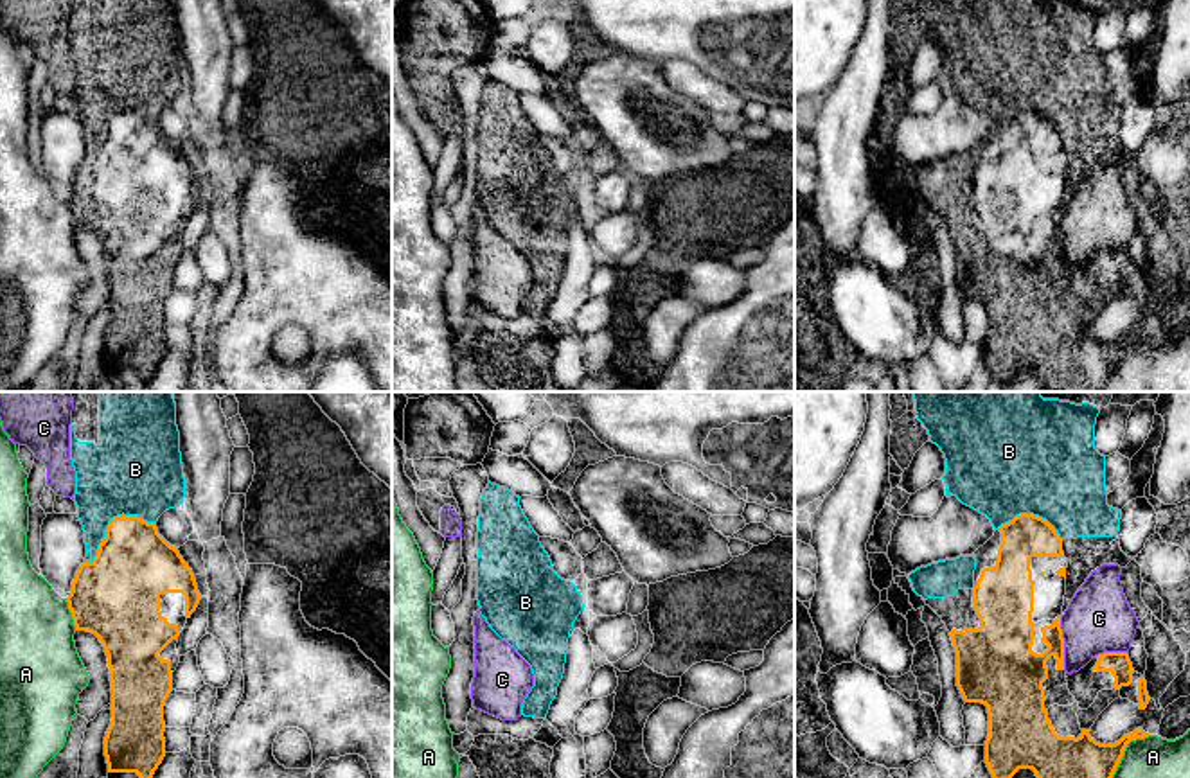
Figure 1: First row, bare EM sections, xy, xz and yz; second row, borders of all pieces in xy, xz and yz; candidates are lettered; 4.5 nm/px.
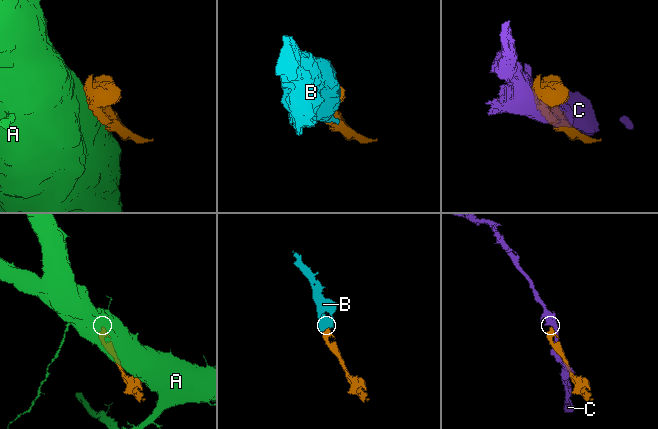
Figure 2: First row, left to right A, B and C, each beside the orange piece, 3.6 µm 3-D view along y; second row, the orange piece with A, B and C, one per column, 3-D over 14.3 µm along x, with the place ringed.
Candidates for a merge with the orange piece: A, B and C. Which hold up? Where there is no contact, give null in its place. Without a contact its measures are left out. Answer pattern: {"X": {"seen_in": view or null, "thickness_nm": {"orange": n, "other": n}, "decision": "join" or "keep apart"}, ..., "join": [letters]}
{"A": {"seen_in": "yz", "thickness_nm": {"orange": 300, "other": 360}, "decision": "keep apart"}, "B": {"seen_in": "xy", "thickness_nm": {"orange": 360, "other": 380}, "decision": "join"}, "C": {"seen_in": "yz", "thickness_nm": {"orange": 260, "other": 300}, "decision": "keep apart"}, "join": ["B"]}

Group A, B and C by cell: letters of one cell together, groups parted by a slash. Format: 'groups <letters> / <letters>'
groups A / B / C

